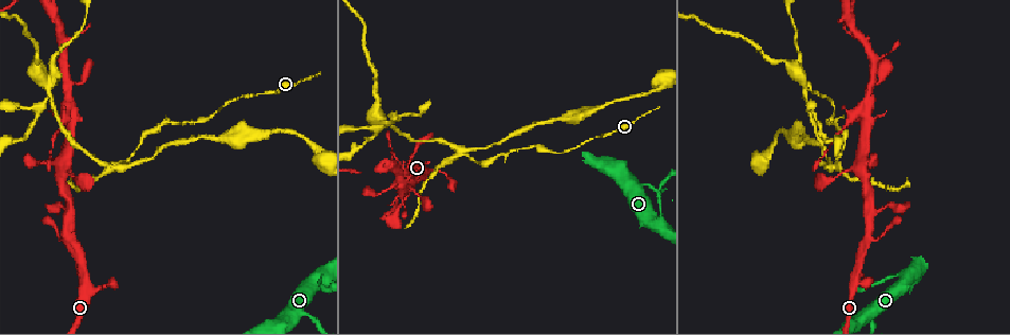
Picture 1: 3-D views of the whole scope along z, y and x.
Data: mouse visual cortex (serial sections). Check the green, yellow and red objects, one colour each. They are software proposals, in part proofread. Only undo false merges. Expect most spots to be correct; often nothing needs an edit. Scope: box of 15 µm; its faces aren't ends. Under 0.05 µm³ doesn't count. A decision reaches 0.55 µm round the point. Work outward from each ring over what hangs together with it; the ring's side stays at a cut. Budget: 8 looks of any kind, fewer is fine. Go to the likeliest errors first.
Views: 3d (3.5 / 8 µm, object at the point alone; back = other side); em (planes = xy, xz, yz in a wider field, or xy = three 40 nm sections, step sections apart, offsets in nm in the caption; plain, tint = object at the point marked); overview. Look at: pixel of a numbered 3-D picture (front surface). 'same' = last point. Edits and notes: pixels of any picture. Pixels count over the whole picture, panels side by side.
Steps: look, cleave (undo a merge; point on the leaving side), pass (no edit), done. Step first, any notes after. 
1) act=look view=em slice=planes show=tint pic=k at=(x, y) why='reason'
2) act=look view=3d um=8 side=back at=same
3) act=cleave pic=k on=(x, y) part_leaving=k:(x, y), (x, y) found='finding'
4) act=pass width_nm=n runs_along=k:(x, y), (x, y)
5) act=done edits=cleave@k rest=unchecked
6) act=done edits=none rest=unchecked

act=look view=3d um=8 pic=1 at=(834, 165) why='abrupt turn'

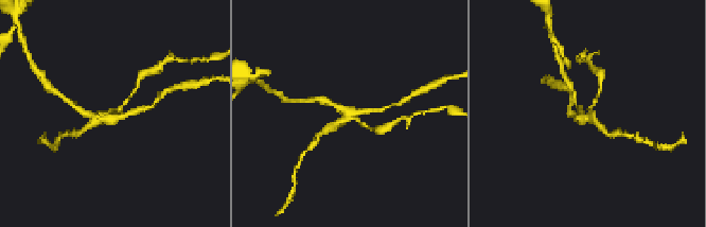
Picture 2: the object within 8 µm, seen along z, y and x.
act=look view=em slice=xy step=1 show=tint pic=2 at=(351, 119) arms=4 arm_widths_nm=150,150,150,250

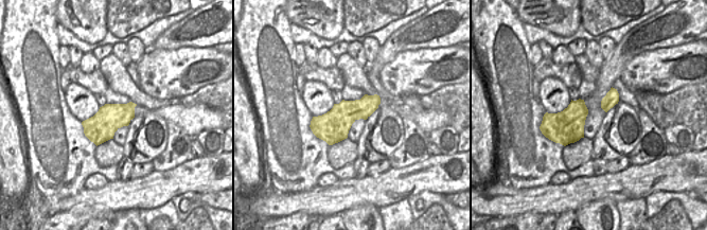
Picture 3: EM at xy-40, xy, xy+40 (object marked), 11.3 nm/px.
act=cleave pic=2 on=(134, 111) part_leaving=2:(353, 117), (338, 104), (315, 99) found='two cells meet here'

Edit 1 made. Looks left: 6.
act=look view=3d um=3.5 pic=1 at=(650, 185) why='a narrow waist'

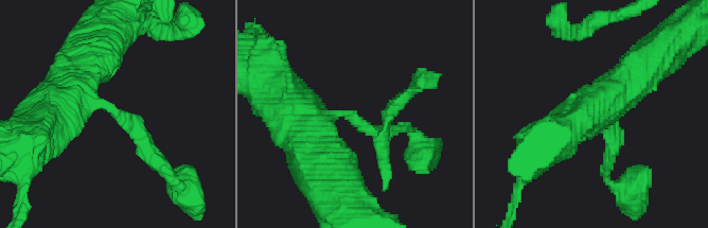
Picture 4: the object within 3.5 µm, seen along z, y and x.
act=look view=em slice=planes show=tint pic=4 at=(347, 115) why='now the EM'

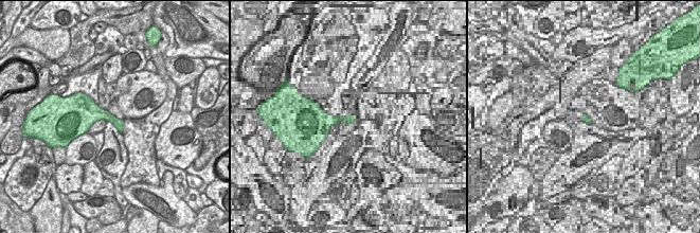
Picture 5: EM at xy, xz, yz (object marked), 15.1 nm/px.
act=pass arm_widths_nm=200,600 runs_along=4:(68, 82), (65, 94), (126, 118), (156, 157) found='continuous, no second cell'

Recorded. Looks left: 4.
act=look view=3d um=8 pic=1 at=(70, 110) why='abrupt turn'

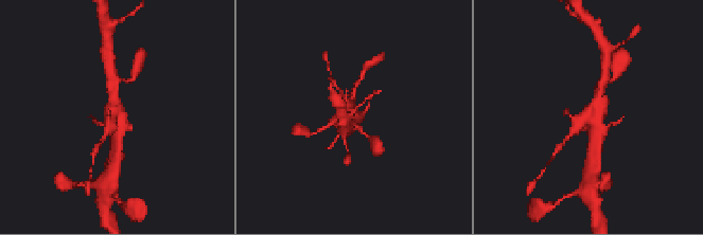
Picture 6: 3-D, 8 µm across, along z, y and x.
act=look view=em slice=xy step=1 show=tint pic=6 at=(116, 115)

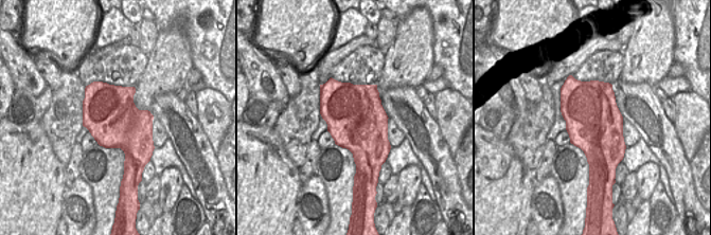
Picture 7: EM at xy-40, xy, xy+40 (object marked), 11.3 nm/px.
act=pass width_nm=700 runs_along=6:(594, 148), (596, 108), (602, 86) found='continuous, no second cell'

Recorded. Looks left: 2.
act=look view=3d um=3.5 pic=1 at=(376, 194) why='thin neck'

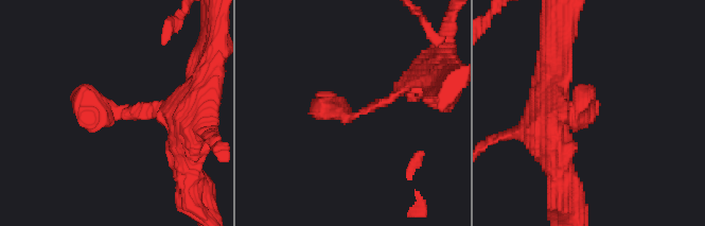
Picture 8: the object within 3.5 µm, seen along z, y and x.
act=look view=em slice=planes show=tint pic=8 at=(354, 116) why='now the EM'

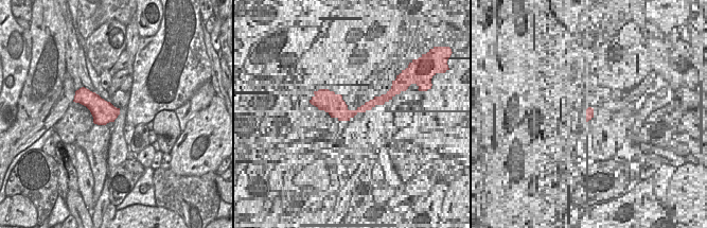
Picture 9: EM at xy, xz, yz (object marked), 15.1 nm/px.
act=pass width_nm=340 runs_along=8:(413, 79), (355, 116), (310, 110) found='continuous, no second cell'

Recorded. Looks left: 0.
act=done edits=cleave@2 rest=unchecked

